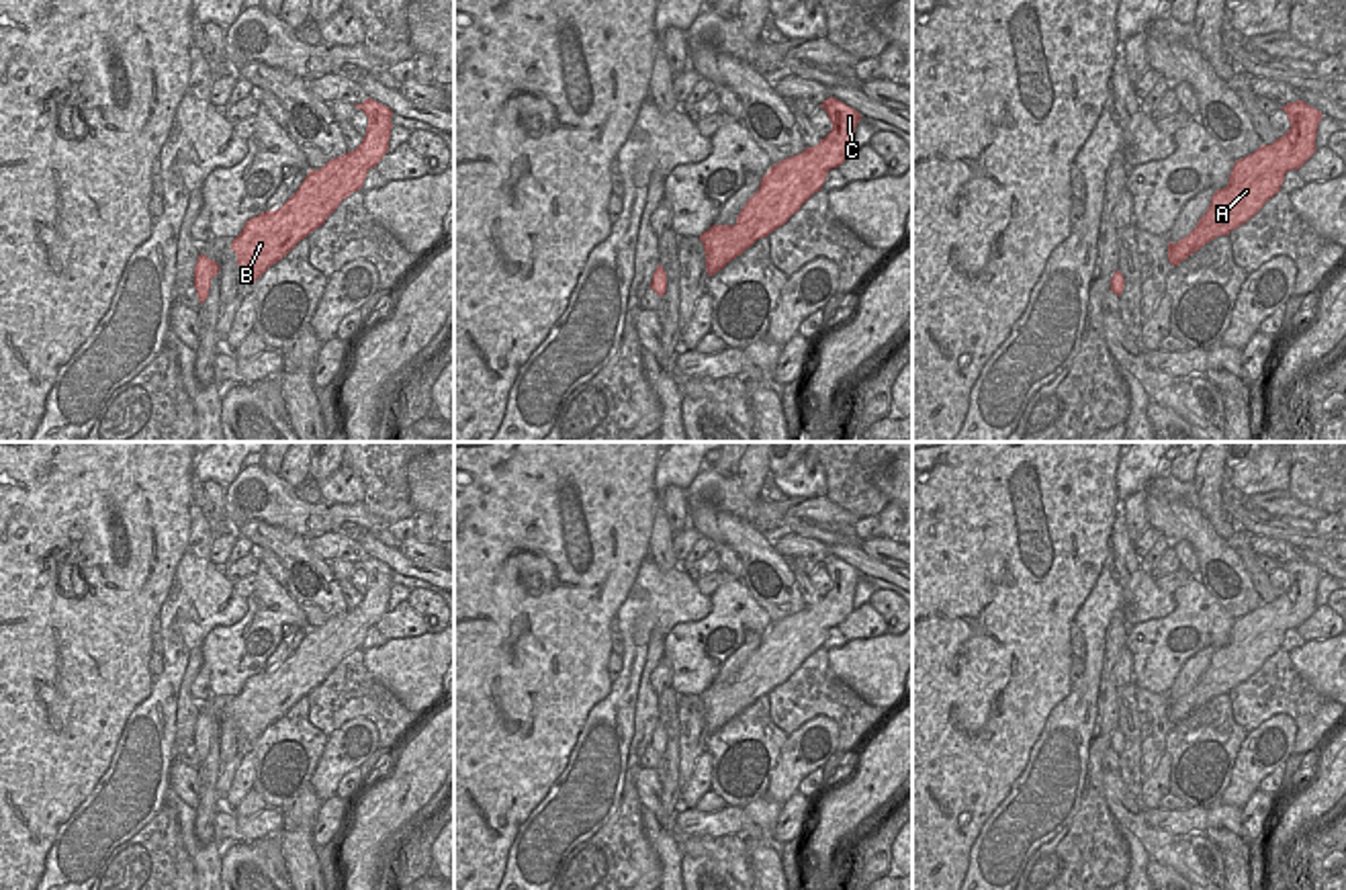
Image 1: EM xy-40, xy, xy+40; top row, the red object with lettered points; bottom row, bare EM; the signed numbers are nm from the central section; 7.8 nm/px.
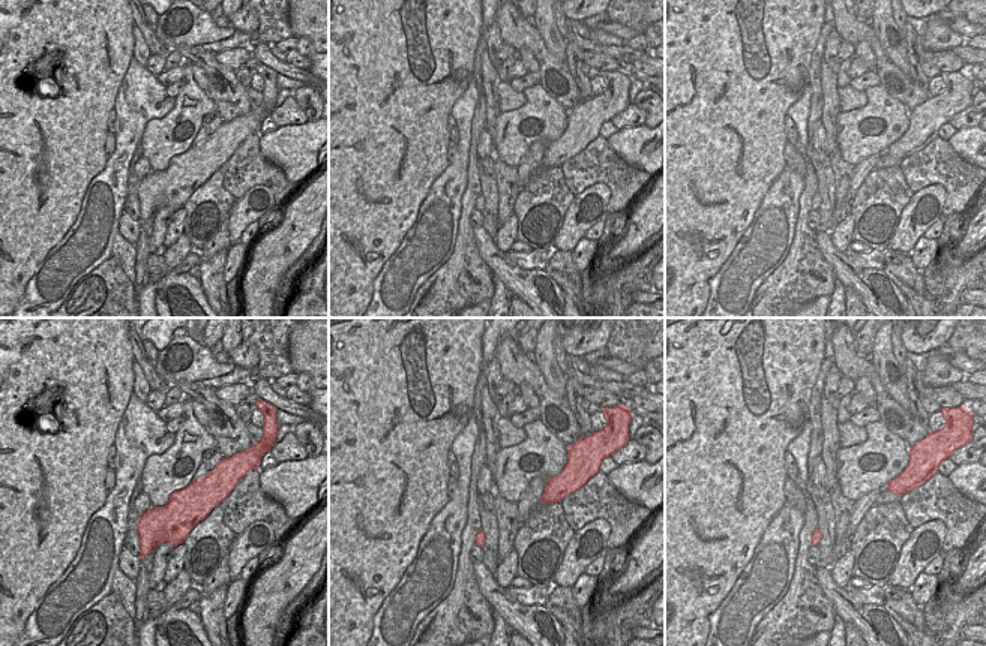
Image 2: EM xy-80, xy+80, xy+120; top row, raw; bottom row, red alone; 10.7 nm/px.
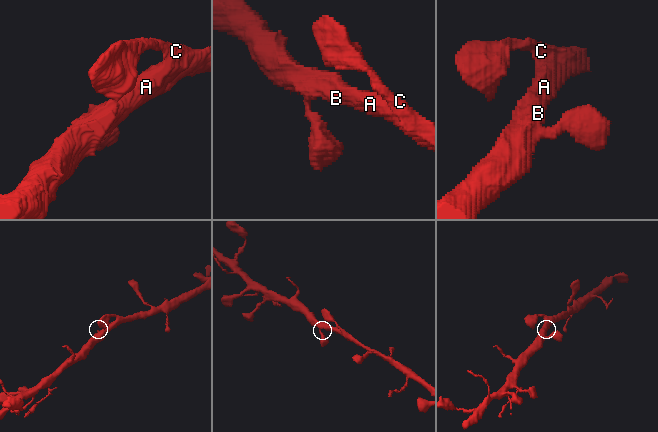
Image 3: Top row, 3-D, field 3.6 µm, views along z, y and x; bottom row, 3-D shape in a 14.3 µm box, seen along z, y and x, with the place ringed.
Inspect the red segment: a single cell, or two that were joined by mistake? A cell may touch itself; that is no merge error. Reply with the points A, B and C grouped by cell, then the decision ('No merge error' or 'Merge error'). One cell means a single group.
Groups: A B C. No merge error

